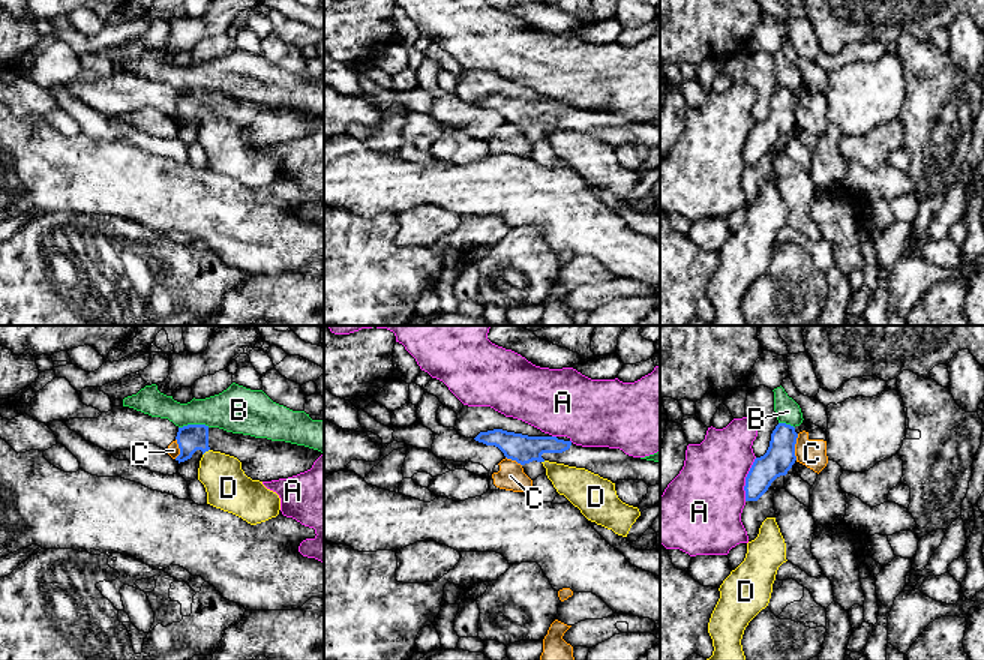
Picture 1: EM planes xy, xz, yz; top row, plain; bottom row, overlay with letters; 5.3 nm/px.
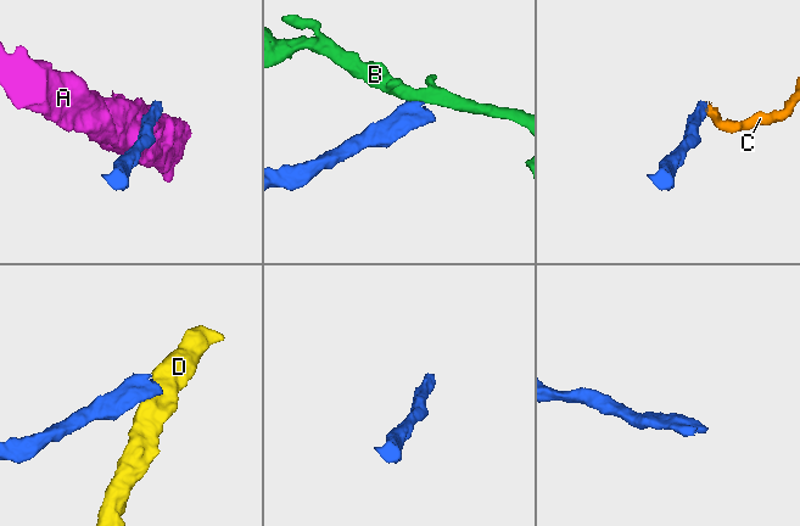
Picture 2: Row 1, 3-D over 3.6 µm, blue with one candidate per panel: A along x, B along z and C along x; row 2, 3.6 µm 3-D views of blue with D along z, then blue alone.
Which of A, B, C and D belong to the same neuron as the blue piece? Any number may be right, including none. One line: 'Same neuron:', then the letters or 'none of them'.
Same neuron: none of them

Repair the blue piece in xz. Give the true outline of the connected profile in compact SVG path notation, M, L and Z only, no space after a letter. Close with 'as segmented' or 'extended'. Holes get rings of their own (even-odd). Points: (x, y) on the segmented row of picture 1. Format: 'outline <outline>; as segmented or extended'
outline M502 429L480 432L474 440L498 447L507 459L520 465L549 460L585 468L612 483L644 480L648 486L660 484L658 462L628 456L620 448L582 447L556 436L528 436Z; extended

